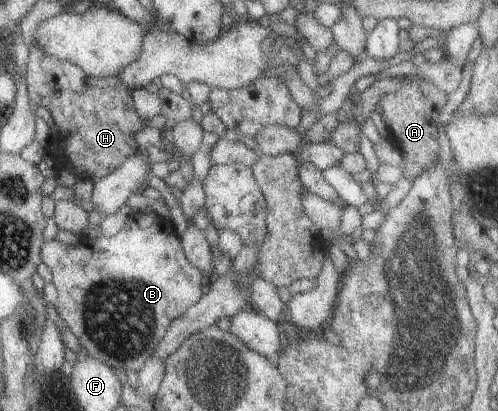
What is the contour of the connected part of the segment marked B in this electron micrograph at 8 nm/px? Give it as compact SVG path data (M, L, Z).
M139 212L131 214L119 232L110 238L84 239L73 248L55 239L41 244L40 260L51 271L51 284L56 291L55 311L77 338L81 346L78 355L85 352L110 368L137 372L151 357L151 350L173 318L183 314L202 296L205 282L201 272L185 259L178 236L164 233L162 220L153 212Z

